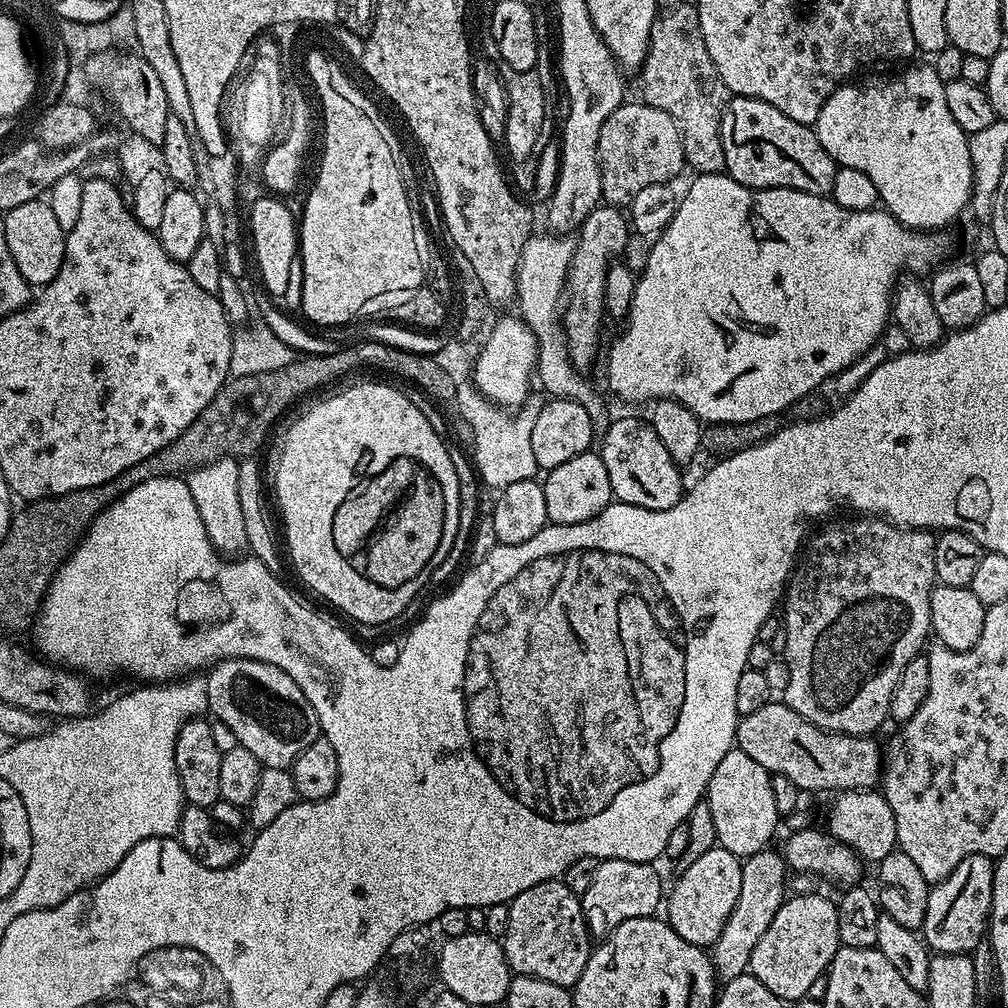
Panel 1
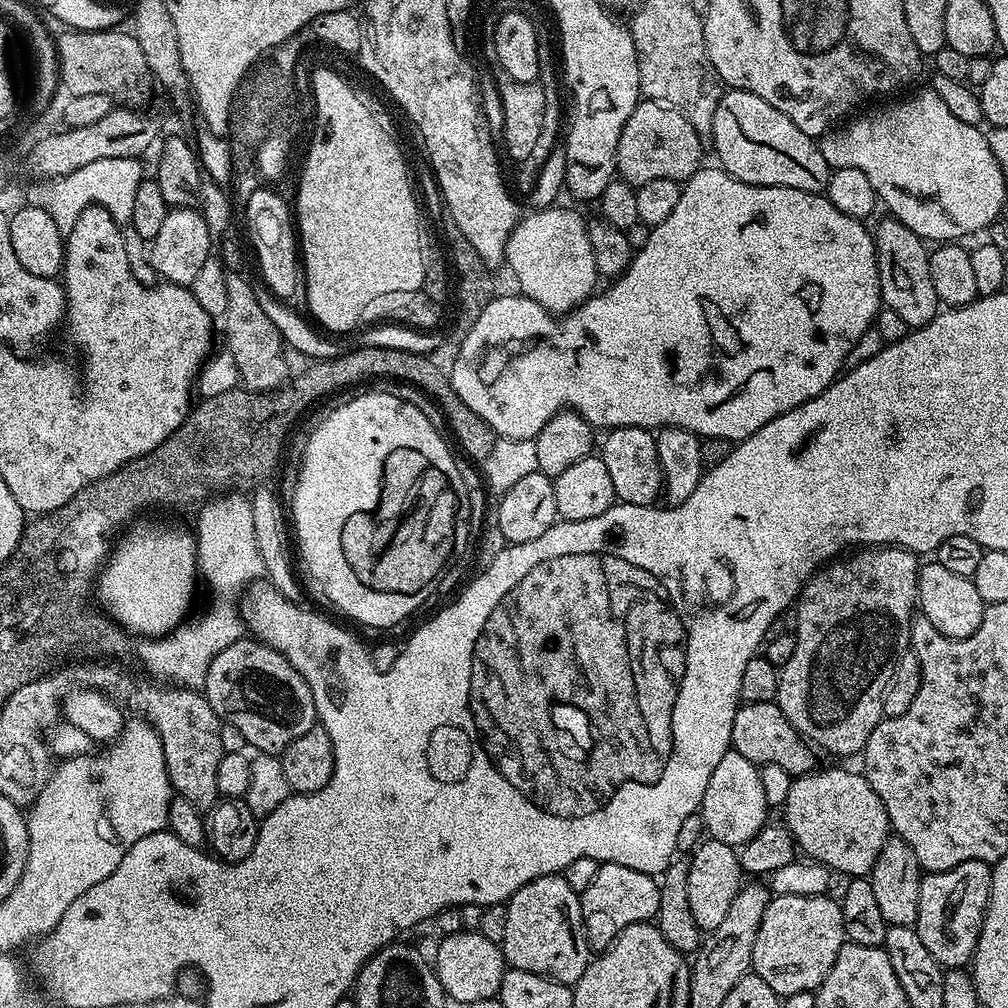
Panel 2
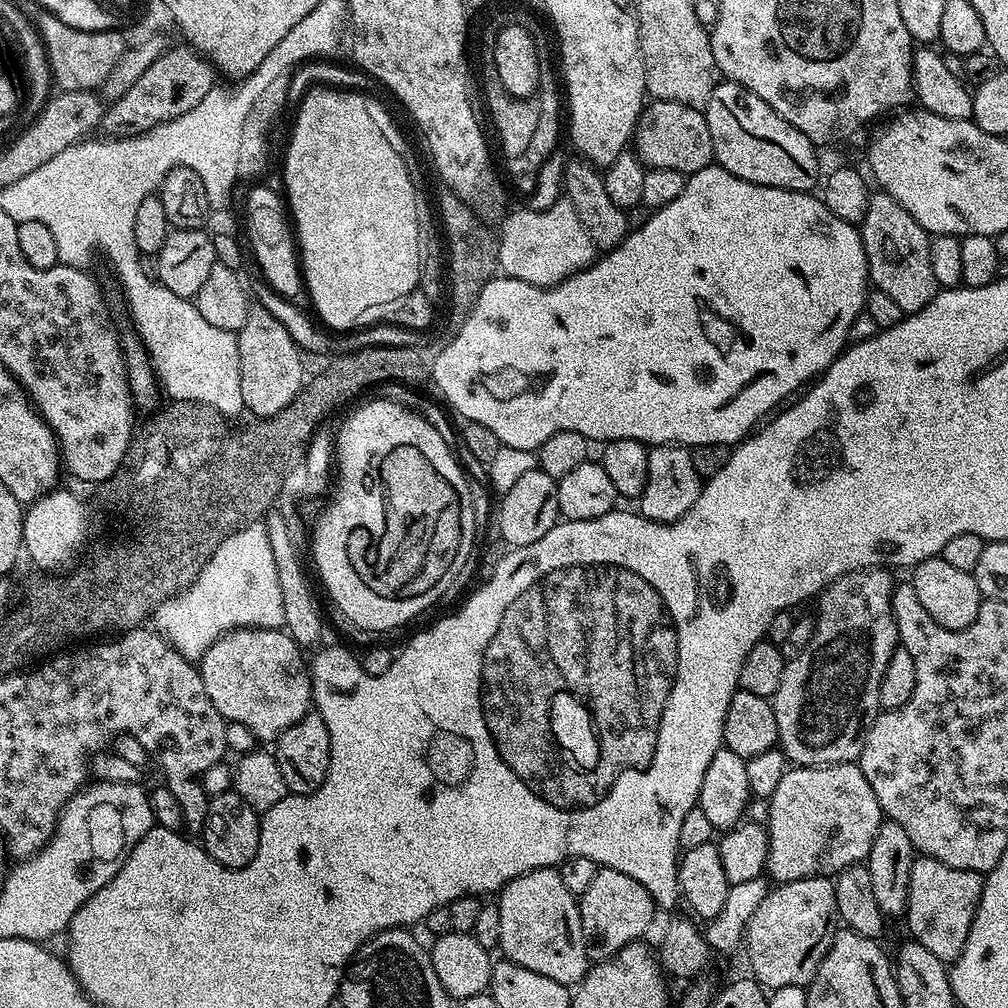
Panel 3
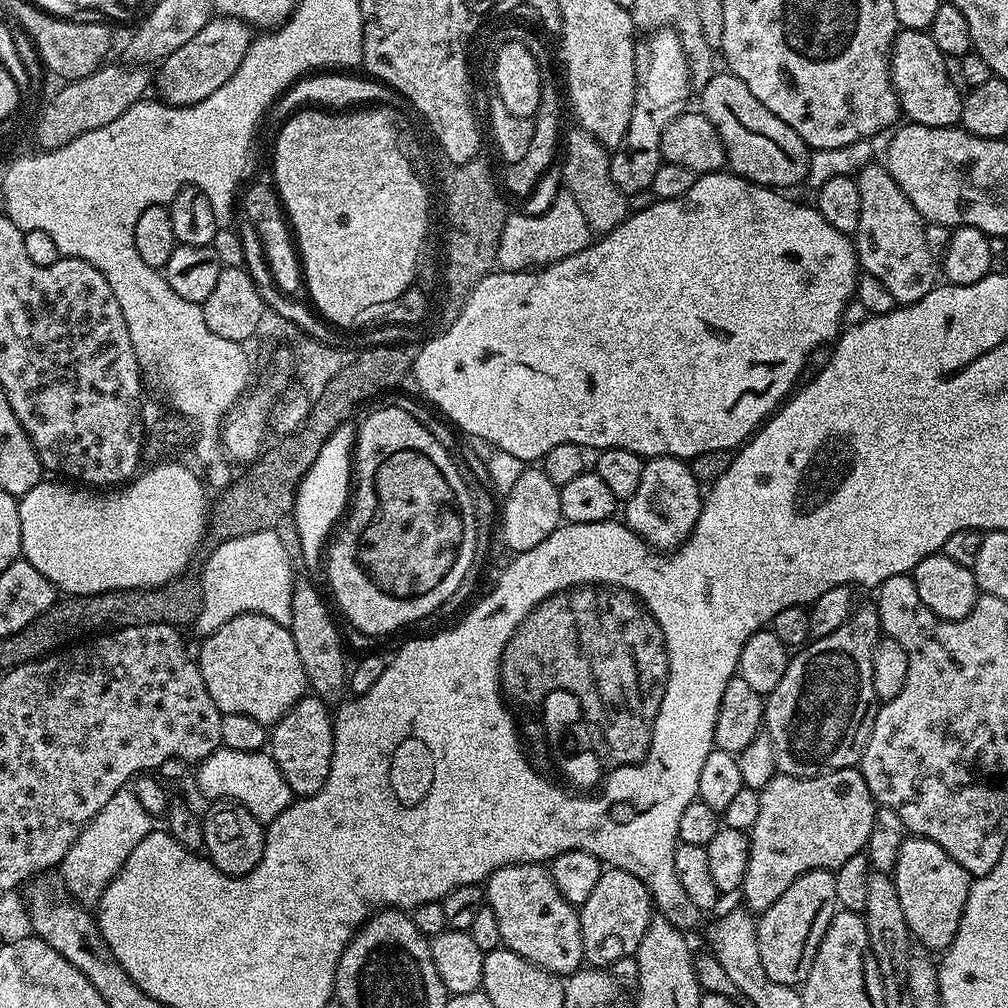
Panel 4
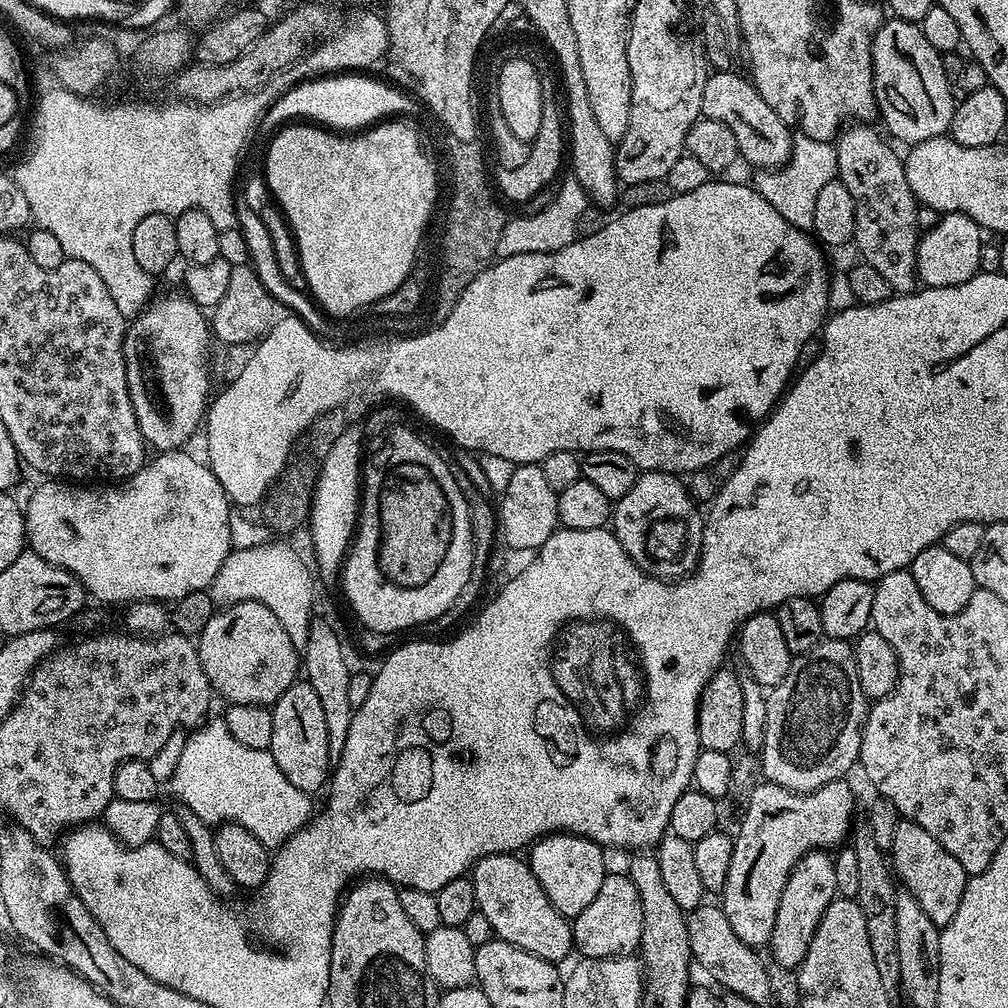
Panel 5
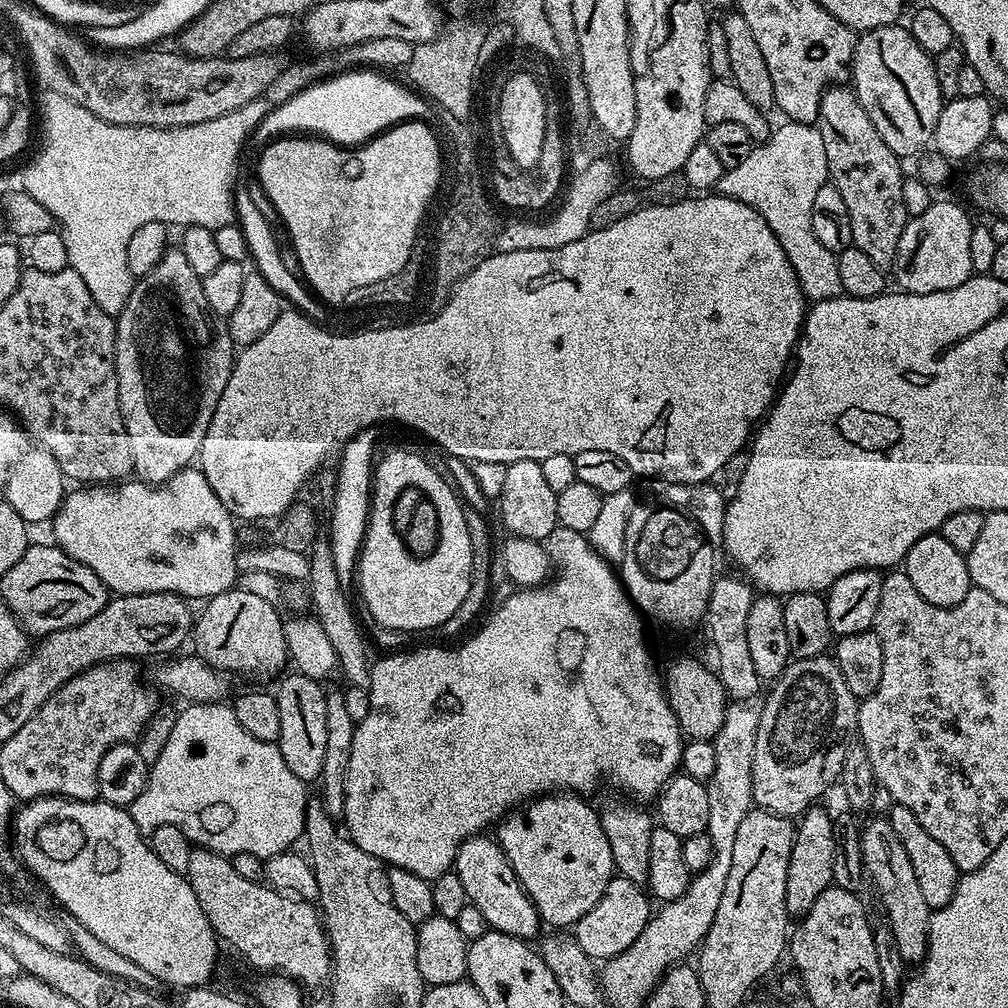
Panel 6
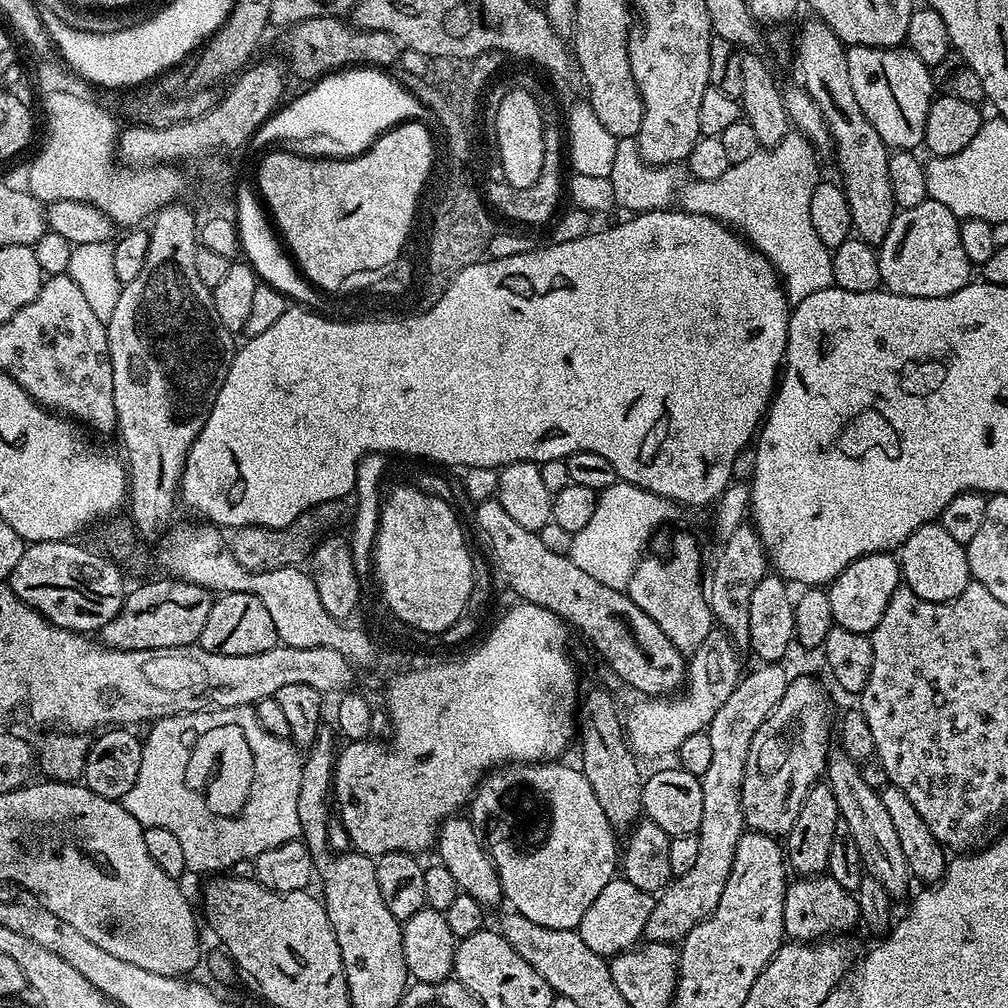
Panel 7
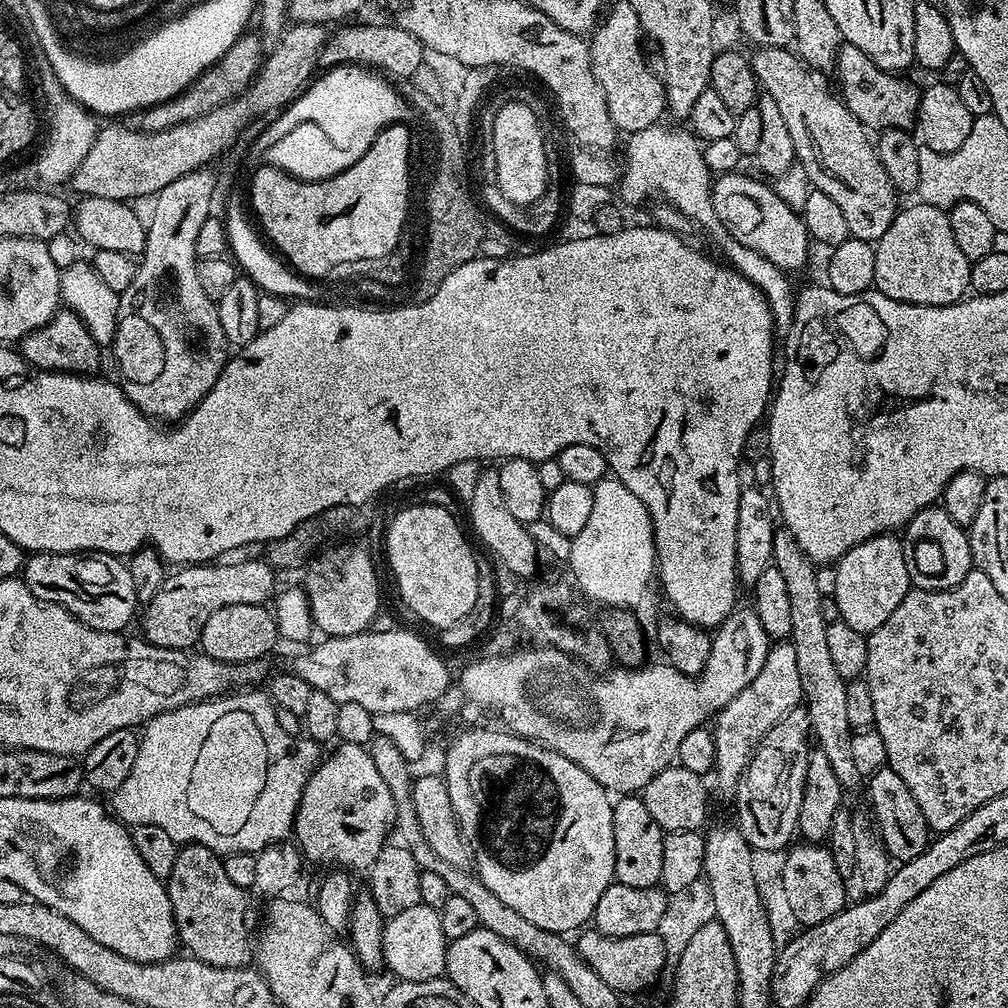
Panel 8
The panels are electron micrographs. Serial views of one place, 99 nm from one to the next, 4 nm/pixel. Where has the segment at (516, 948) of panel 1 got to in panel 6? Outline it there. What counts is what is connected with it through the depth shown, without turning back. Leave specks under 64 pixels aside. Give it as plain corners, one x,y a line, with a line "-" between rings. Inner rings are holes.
491,835
471,836
466,842
462,842
456,855
454,870
462,887
466,889
469,904
482,910
491,931
510,934
526,941
531,941
532,936
541,935
542,921
538,910
520,885
518,874
514,874
514,866
510,866
506,854

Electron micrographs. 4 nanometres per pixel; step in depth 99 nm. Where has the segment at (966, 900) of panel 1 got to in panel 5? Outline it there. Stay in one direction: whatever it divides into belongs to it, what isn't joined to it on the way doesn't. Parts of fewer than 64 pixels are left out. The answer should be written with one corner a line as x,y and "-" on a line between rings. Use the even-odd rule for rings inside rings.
901,819
898,830
894,830
890,864
903,891
909,892
917,900
923,913
939,929
946,927
954,914
958,914
958,906
962,906
962,894
968,885
968,872
962,870
962,862
958,862
954,854
942,850
942,845
913,820

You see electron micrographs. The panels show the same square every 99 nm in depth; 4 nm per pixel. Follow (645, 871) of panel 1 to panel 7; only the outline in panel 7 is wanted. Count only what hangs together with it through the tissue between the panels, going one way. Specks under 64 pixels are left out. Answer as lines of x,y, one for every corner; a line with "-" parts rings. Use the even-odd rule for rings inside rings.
613,878
606,882
606,886
602,886
598,898
594,898
586,914
582,914
579,934
595,954
605,958
618,956
621,952
629,951
641,943
646,922
650,922
650,914
655,905
653,893
638,890
638,886
634,886
634,882
629,880

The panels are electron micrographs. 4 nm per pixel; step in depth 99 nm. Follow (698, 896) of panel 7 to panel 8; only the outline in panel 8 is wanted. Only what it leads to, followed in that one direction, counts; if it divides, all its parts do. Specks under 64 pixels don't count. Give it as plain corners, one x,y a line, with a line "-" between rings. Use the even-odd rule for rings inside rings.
791,642
773,643
766,654
766,662
762,662
762,670
758,670
758,678
754,678
746,690
730,698
730,702
726,702
726,706
716,713
711,725
716,755
714,777
716,788
722,795
735,797
740,777
755,754
760,740
766,738
766,734
786,713
801,707
802,697
802,679
798,676
794,646

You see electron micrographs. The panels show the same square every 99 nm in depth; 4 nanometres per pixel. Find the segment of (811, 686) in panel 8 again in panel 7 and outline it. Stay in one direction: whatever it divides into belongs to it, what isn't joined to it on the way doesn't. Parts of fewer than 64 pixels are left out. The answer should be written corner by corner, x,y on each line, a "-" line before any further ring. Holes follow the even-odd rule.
834,748
829,751
824,776
838,801
841,819
850,826
850,834
862,856
865,873
880,882
889,895
898,900
898,897
907,892
910,882
912,883
912,875
905,851
899,845
894,822
882,803
880,793
863,781
860,769
857,761
850,759
842,749

